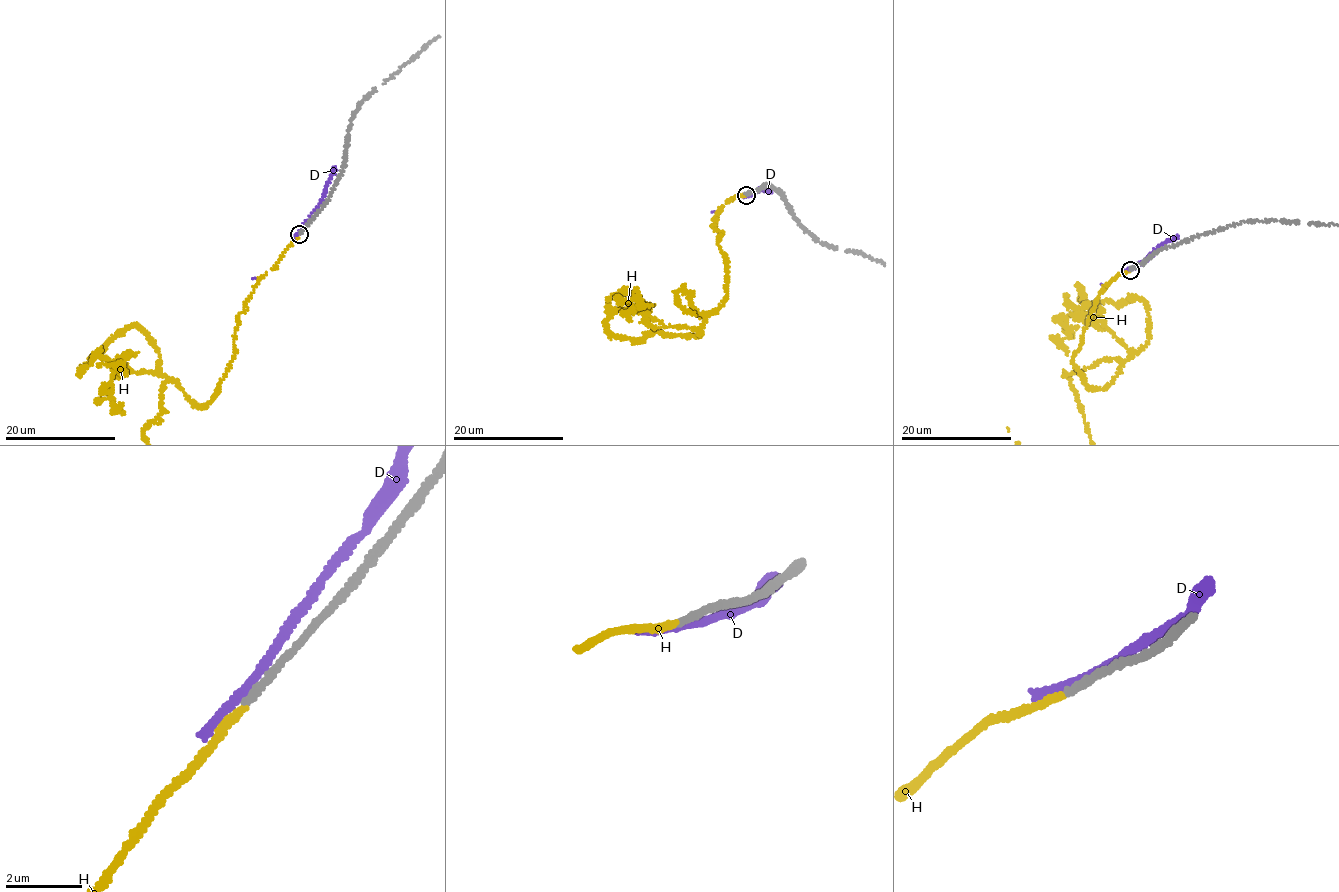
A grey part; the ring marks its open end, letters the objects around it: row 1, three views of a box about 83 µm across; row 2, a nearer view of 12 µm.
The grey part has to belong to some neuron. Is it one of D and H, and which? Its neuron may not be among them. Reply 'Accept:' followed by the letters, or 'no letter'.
Accept: H

